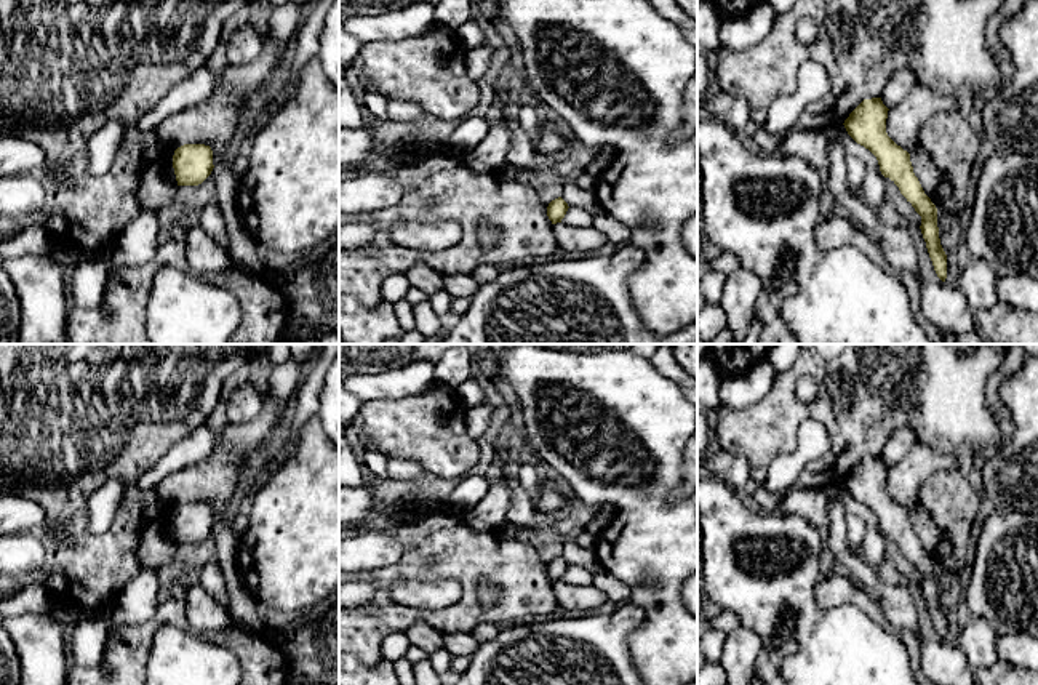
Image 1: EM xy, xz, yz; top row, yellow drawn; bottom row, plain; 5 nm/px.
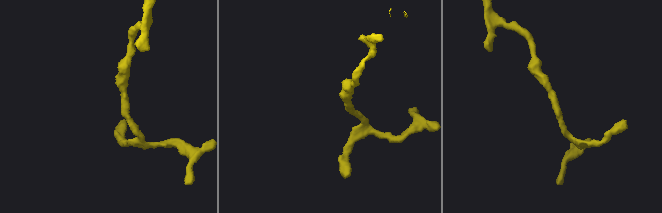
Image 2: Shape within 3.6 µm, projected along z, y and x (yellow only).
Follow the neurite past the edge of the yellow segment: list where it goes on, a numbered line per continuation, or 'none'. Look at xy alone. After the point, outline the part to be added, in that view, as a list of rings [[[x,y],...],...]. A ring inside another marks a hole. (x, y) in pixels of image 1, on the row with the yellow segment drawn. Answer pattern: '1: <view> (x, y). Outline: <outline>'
none

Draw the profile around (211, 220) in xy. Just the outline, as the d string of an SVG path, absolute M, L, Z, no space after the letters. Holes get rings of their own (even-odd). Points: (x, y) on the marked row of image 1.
M218 197L208 203L197 219L197 224L208 232L221 246L229 250L229 234Z

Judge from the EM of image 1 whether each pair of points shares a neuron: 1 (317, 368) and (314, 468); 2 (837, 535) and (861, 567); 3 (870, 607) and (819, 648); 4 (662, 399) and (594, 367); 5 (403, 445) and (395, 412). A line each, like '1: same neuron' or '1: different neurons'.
1: different neurons
2: same neuron
3: different neurons
4: same neuron
5: same neuron

